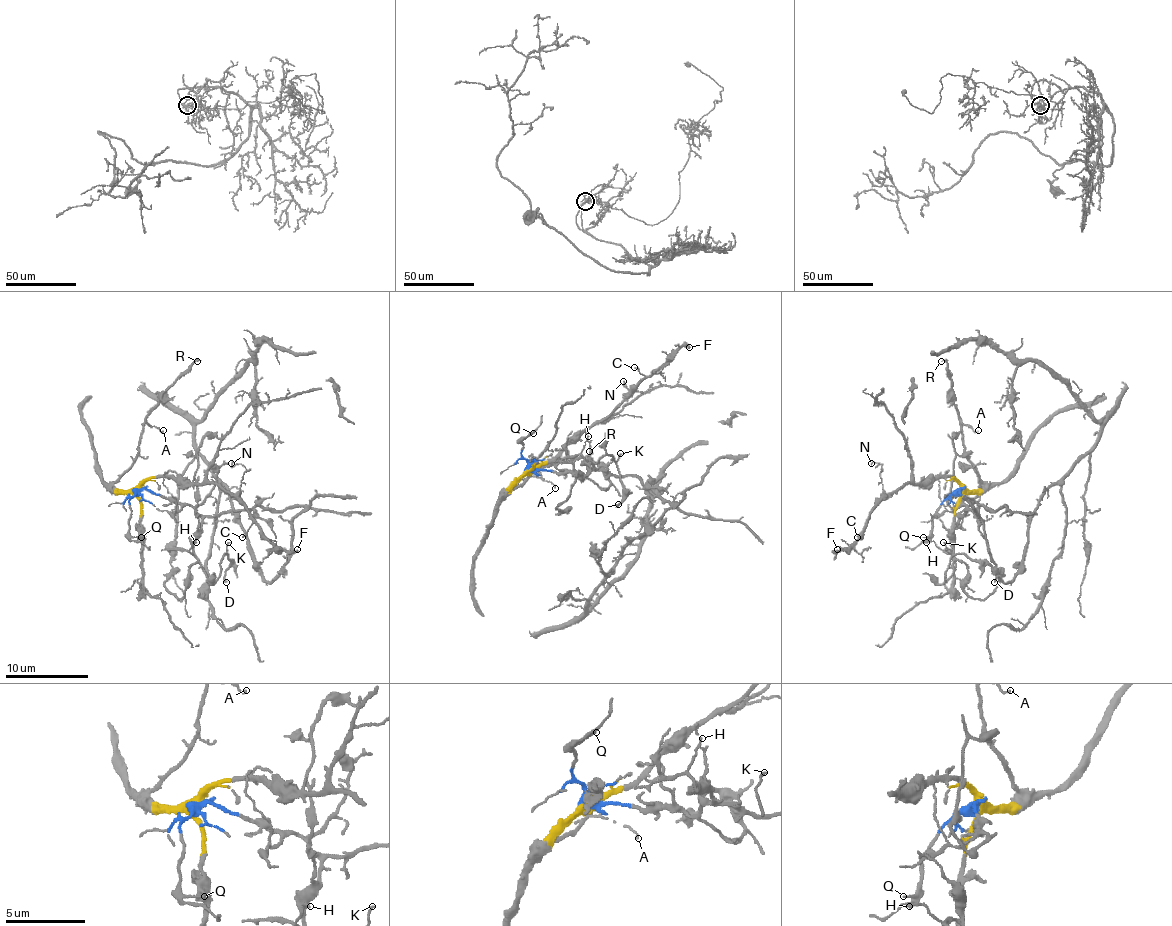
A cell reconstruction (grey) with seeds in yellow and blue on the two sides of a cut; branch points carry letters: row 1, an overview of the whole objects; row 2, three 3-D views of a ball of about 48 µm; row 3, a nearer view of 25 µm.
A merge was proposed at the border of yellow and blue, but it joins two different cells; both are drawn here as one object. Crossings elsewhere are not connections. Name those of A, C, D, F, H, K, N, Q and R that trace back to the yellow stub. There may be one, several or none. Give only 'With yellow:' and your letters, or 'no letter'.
With yellow: A, C, F, N, R

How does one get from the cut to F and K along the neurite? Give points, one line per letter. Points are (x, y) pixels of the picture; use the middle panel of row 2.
F: (528, 472), (550, 461), (569, 443), (606, 416), (683, 345), (689, 347)
K: (528, 472), (579, 472), (584, 476), (594, 465), (586, 463), (596, 463), (611, 455), (615, 461), (621, 453)

